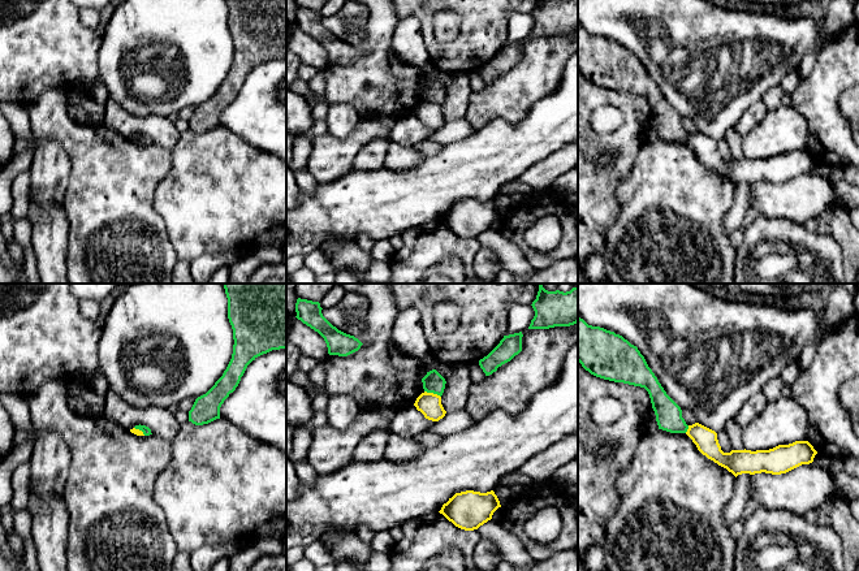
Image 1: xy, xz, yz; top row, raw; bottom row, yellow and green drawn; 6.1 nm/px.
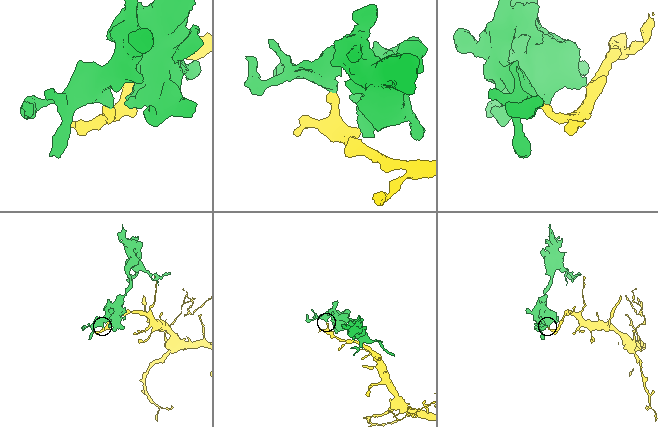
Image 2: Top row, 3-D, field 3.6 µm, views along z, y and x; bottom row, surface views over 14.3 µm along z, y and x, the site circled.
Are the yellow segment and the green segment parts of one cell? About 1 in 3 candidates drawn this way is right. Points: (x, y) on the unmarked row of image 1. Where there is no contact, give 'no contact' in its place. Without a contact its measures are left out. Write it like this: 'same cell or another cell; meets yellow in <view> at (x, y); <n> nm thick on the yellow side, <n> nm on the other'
another cell; meets yellow in xz at (432, 102); 140 nm thick on the yellow side, 130 nm on the other

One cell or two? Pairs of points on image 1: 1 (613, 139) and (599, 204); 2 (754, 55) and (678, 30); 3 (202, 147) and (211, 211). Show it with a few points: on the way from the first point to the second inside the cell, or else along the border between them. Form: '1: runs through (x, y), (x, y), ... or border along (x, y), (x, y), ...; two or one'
1: runs through (624, 152), (621, 165), (600, 187); one
2: runs through (736, 37), (729, 30), (696, 30); one
3: runs through (202, 163), (211, 173), (211, 195); one

